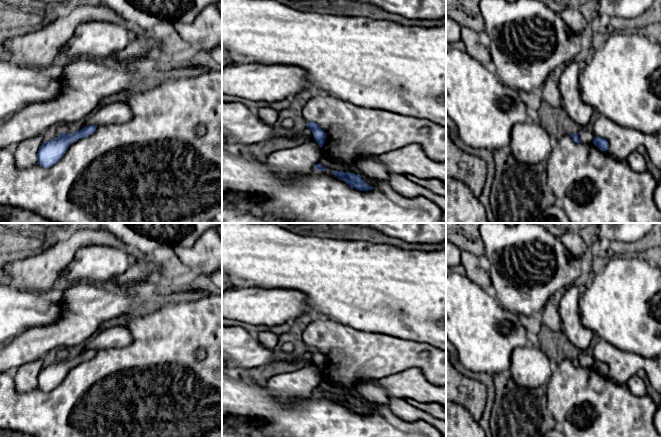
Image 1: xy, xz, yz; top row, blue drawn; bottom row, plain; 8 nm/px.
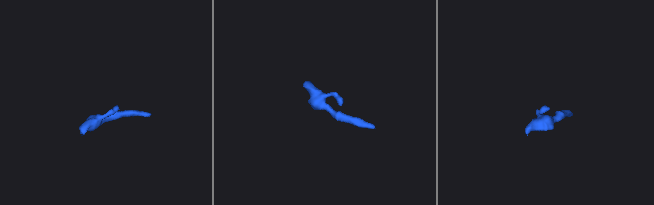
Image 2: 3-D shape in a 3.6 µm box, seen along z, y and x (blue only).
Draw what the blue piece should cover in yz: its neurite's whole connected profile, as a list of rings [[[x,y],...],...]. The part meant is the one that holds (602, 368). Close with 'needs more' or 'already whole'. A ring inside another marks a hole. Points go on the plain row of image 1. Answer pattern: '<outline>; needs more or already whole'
[[[594,361],[593,368],[597,370],[602,375],[607,375],[609,372],[609,367],[606,363]]]; already whole

